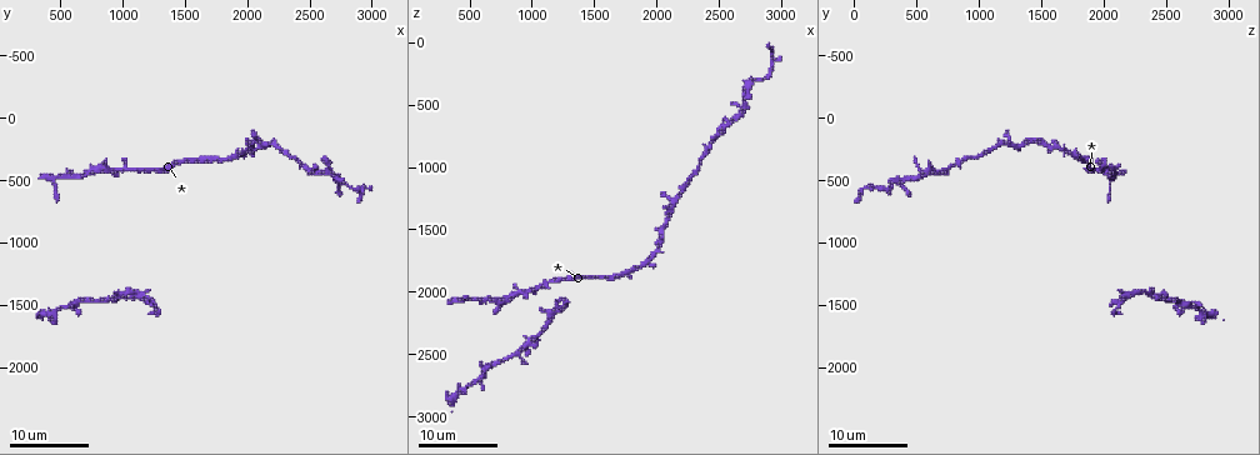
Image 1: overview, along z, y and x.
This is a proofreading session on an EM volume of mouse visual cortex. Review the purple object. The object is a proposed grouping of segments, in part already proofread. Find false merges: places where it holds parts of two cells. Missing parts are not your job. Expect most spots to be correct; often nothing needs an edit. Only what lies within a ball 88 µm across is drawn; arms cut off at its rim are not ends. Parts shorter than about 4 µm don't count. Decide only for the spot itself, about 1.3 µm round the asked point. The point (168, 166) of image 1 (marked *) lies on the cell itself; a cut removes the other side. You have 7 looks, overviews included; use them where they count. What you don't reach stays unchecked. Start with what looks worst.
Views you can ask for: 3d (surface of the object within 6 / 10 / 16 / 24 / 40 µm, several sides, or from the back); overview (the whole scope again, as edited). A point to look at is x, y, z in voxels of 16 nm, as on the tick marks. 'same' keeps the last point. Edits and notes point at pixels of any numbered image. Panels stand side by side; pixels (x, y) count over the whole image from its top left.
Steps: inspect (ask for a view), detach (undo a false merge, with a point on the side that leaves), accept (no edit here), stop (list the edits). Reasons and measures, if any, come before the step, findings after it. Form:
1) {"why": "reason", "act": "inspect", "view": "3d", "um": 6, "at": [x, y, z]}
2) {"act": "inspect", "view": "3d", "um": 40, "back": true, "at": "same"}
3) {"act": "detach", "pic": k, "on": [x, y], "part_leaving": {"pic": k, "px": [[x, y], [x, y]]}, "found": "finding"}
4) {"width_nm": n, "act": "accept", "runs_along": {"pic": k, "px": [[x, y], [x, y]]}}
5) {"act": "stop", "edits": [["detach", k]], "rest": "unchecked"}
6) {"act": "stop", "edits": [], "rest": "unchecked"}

{"why": "four or more arms meet", "act": "inspect", "view": "3d", "um": 16, "at": [960, 1420, 2400]}

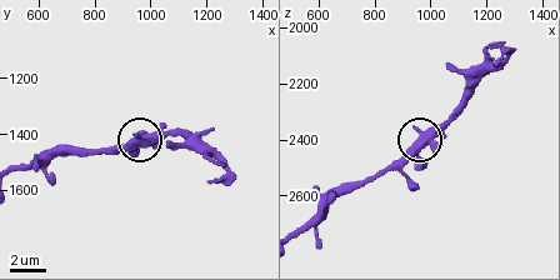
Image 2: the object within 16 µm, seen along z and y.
{"act": "inspect", "view": "3d", "um": 10, "at": "same"}

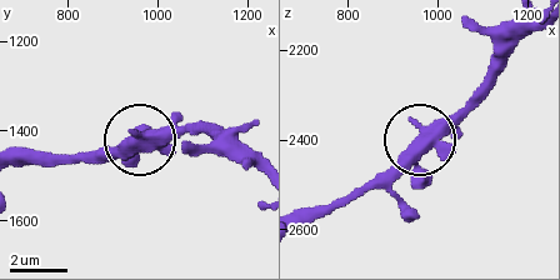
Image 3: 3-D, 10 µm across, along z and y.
{"width_nm": 450, "act": "accept", "found": "all the same cell"}

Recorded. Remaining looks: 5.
{"why": "two arms in line, one across", "act": "inspect", "view": "3d", "um": 16, "at": [2780, 520, 320]}

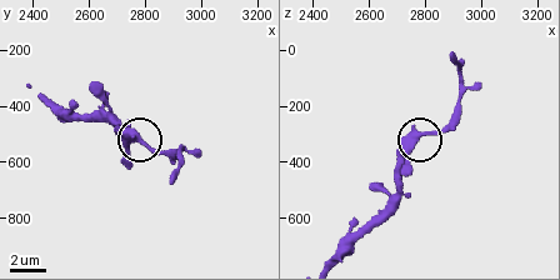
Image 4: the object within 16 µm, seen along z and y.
{"act": "inspect", "view": "3d", "um": 10, "at": [2770, 520, 310]}

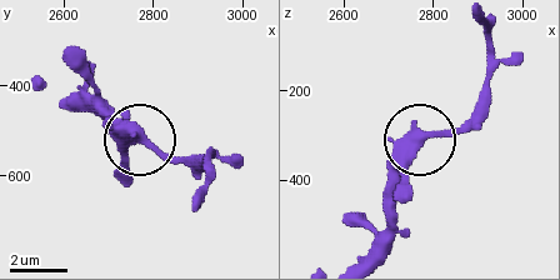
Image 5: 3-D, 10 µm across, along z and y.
{"act": "inspect", "view": "3d", "um": 10, "back": true, "at": [2770, 510, 320]}

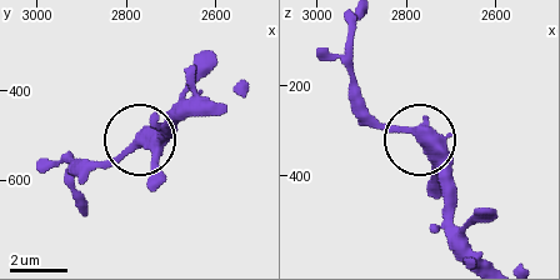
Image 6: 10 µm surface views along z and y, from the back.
{"act": "accept", "found": "continuous, no second cell"}

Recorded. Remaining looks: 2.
{"why": "small branch off a trunk", "act": "inspect", "view": "3d", "um": 16, "at": [620, 1480, 2660]}

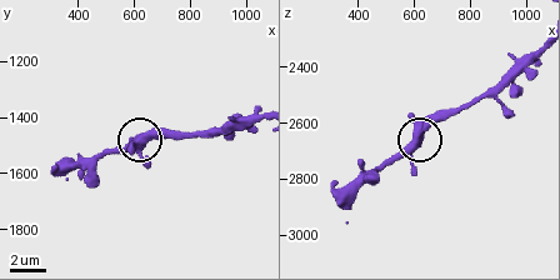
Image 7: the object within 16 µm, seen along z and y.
{"act": "inspect", "view": "3d", "um": 10, "at": "same"}

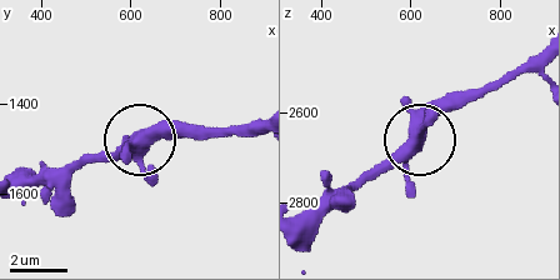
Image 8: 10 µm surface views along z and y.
{"width_nm": 440, "act": "accept", "found": "continuous, no second cell"}

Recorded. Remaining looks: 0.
{"act": "stop", "edits": [], "rest": "unchecked"}

